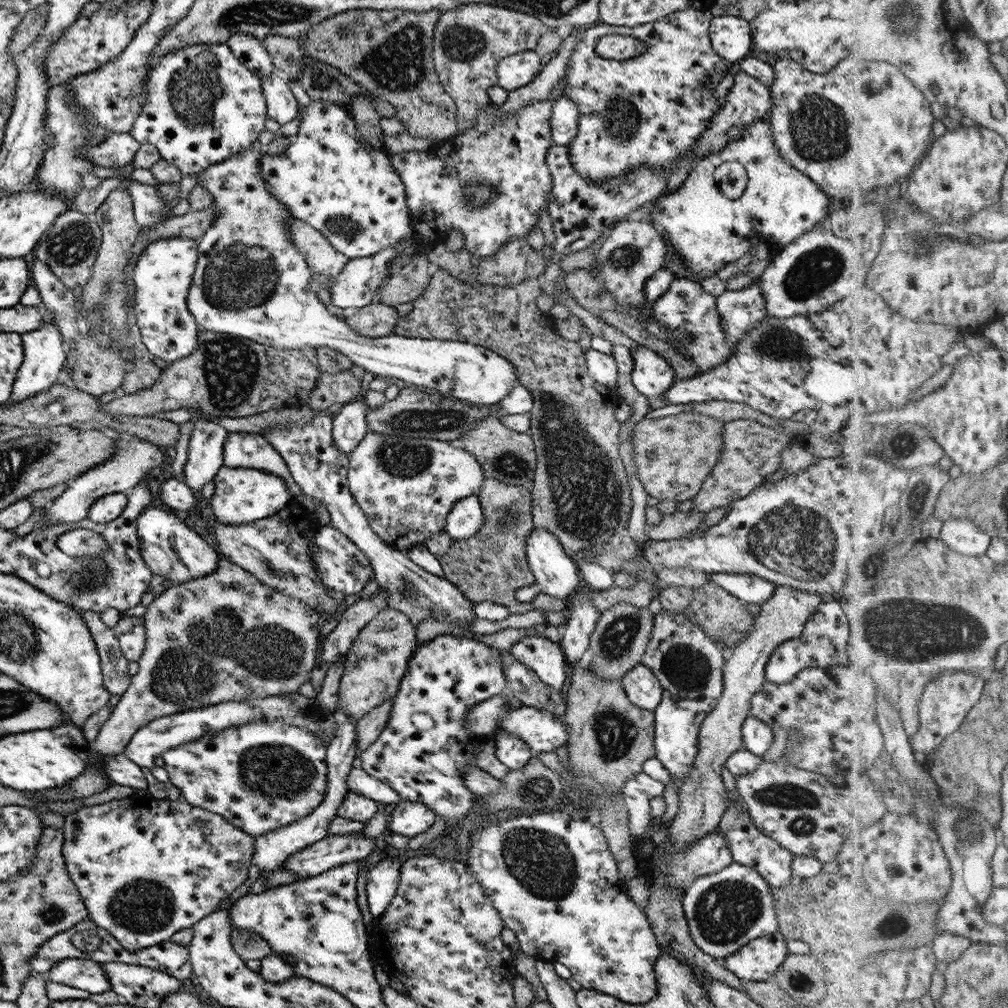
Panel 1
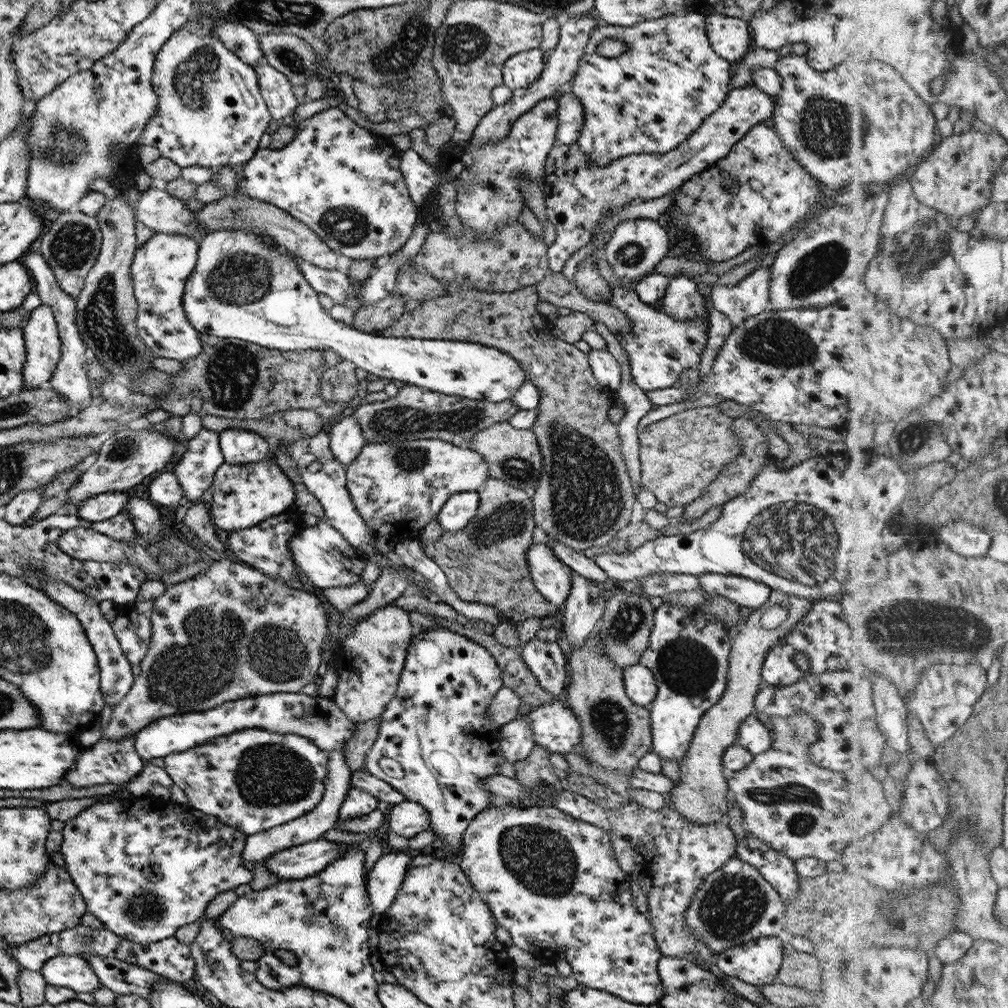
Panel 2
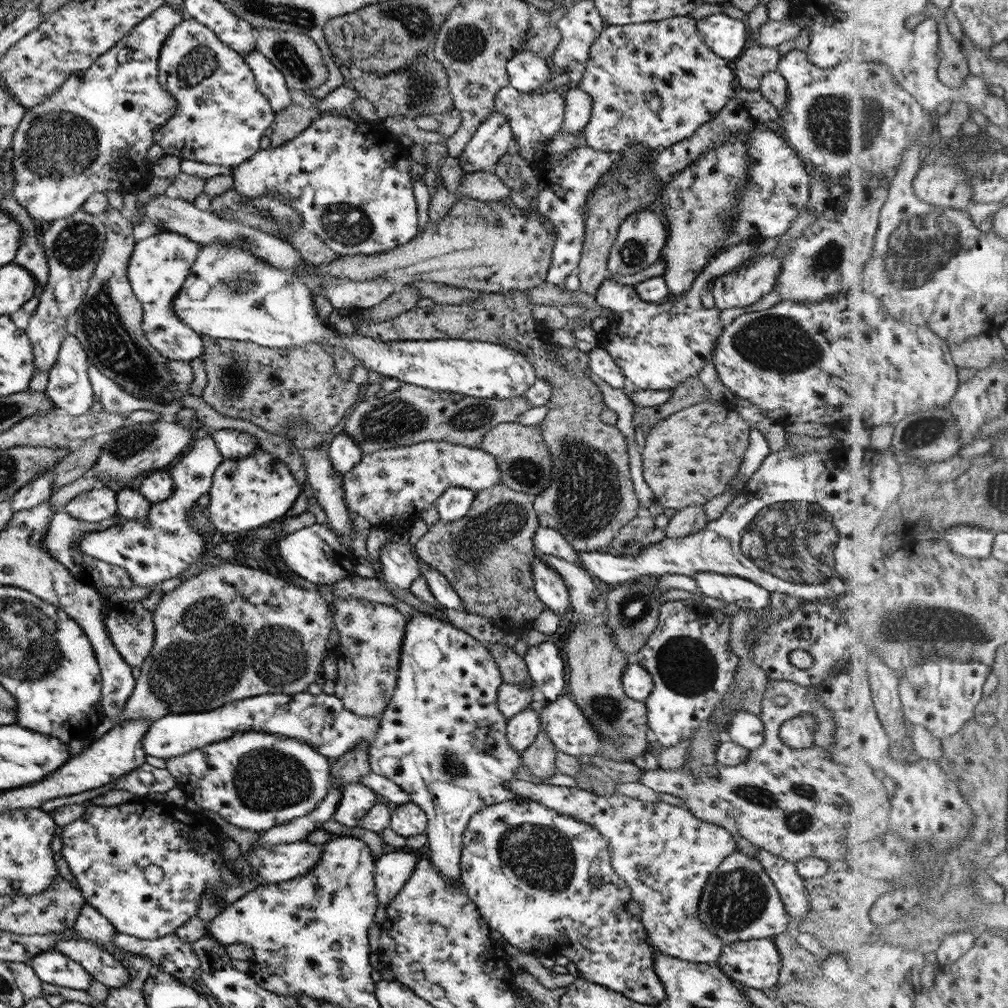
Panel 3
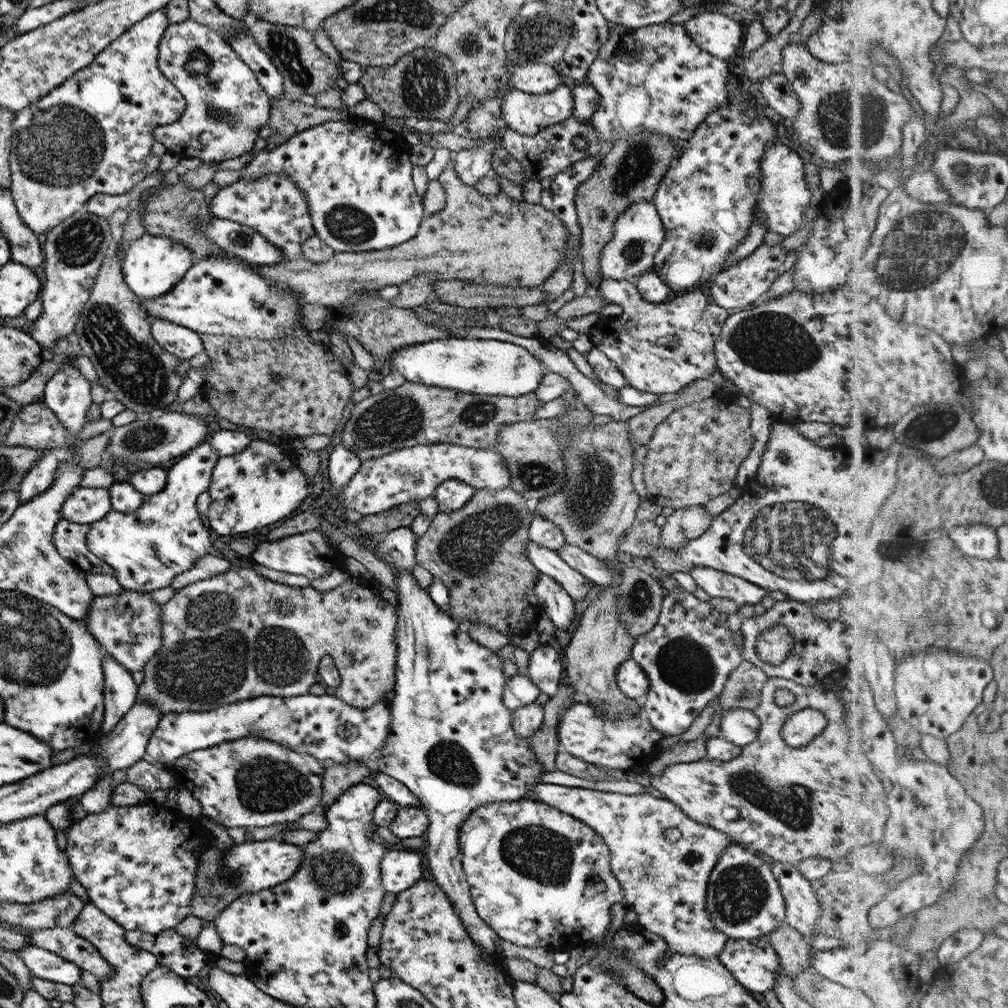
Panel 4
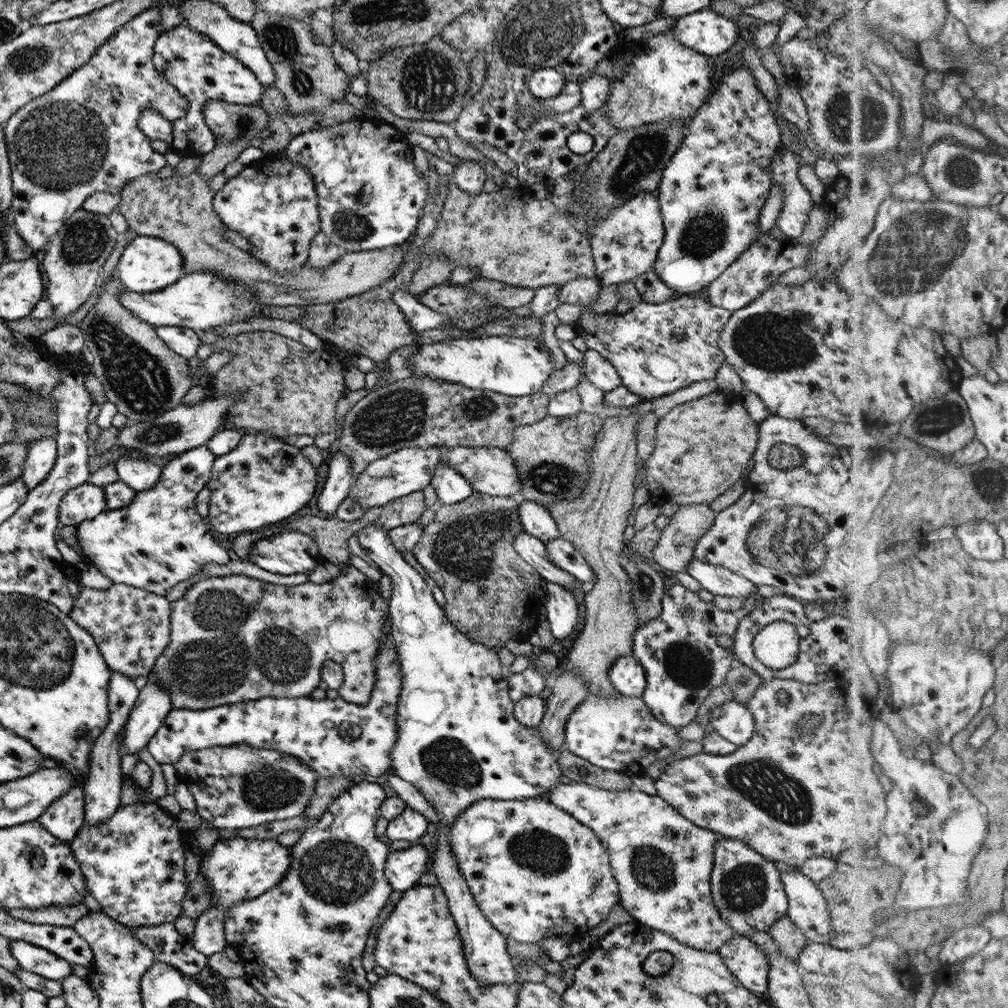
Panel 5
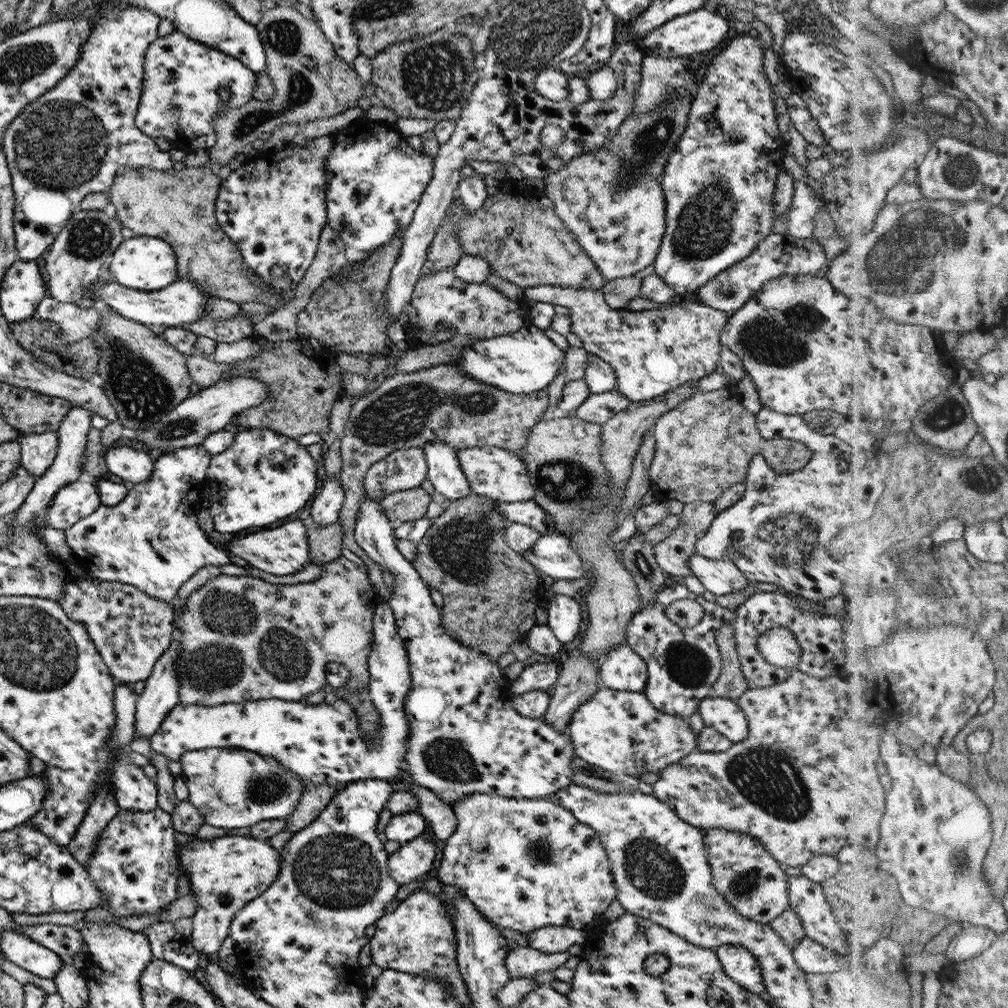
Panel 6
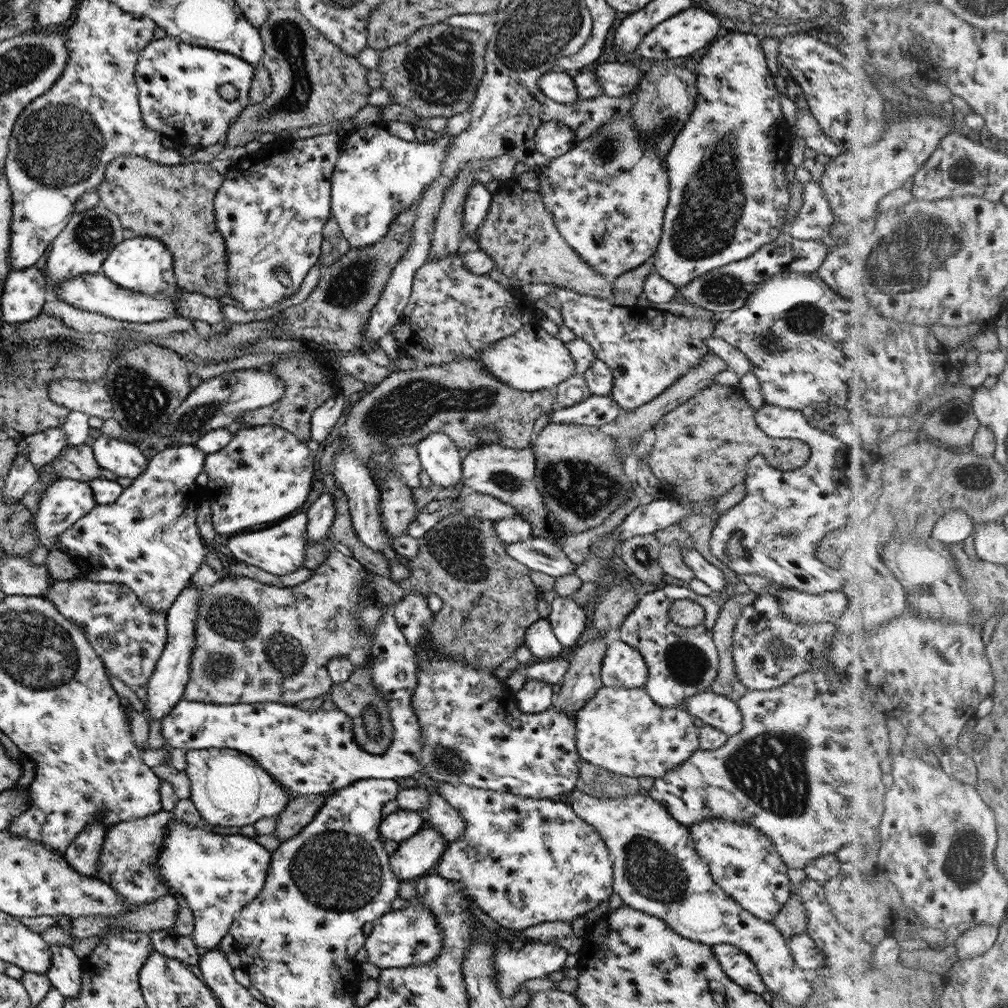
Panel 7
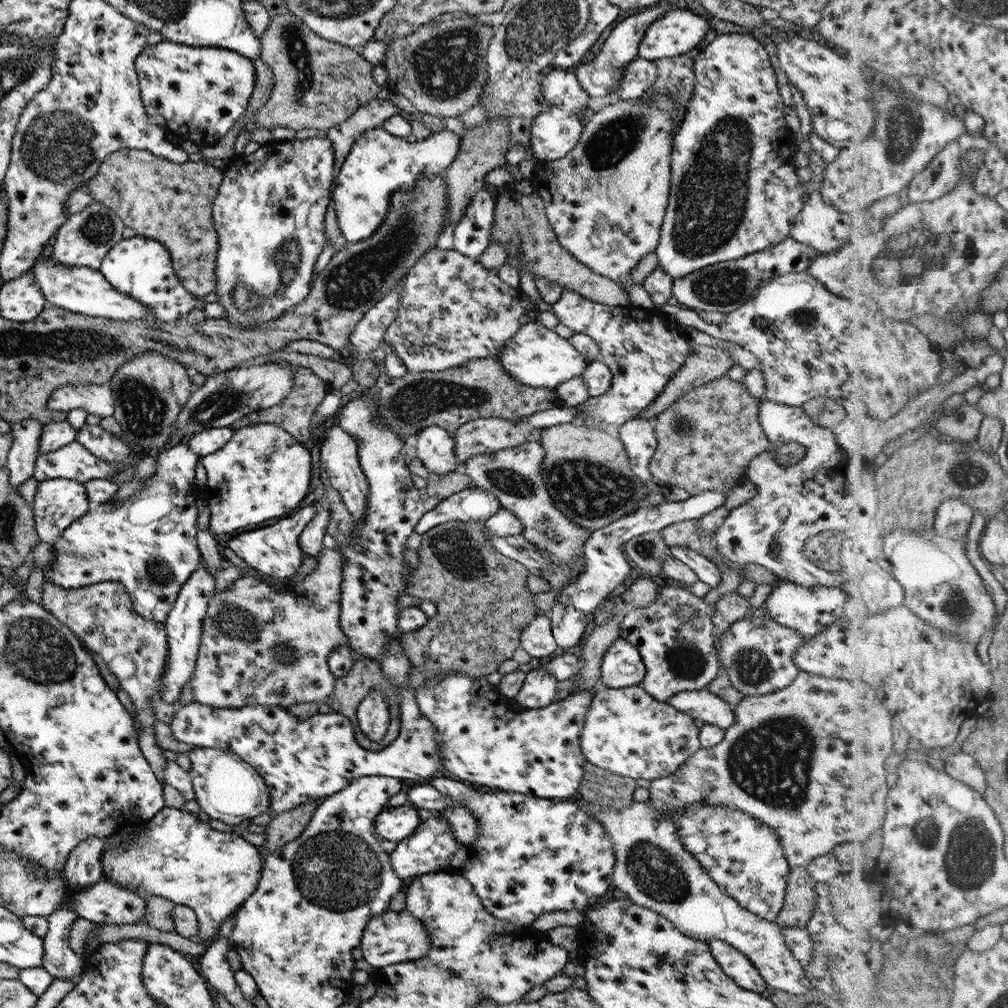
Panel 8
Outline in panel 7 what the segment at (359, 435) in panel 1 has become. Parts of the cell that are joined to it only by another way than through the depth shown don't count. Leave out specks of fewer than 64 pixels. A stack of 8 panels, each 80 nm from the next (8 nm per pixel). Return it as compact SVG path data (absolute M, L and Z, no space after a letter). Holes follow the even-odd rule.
M330 492L322 493L309 506L306 520L306 543L312 540L321 540L330 530L330 524L335 518L335 506Z

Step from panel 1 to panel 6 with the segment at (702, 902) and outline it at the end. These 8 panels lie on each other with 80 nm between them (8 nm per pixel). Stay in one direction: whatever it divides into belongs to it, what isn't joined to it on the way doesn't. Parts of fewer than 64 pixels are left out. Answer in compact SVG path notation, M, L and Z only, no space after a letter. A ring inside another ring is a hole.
M722 828L700 829L709 861L711 884L737 912L755 924L769 924L788 909L787 877L757 839Z

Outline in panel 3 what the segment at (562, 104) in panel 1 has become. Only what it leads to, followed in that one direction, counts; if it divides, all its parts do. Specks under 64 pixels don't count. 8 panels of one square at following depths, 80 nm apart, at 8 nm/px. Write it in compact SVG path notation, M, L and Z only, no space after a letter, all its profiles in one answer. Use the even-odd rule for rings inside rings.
M579 87L564 92L564 113L562 128L565 132L575 134L584 130L590 117L591 97Z

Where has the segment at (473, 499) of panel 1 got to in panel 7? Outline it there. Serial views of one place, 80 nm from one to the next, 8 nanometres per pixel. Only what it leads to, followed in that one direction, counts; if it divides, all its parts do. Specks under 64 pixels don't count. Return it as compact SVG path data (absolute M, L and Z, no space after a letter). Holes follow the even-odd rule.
M429 434L418 442L415 453L431 483L446 489L461 485L462 451L445 434Z

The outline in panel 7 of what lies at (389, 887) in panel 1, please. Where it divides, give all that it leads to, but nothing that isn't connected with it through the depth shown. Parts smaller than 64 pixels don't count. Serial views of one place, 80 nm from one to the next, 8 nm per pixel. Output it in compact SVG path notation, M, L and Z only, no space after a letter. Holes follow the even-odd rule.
M420 828L407 840L399 843L388 857L390 872L400 882L414 881L433 872L447 847L436 828Z

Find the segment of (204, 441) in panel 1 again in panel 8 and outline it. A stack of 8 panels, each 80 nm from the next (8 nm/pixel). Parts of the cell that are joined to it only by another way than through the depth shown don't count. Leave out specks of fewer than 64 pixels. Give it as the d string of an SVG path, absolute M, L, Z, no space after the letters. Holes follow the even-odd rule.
M184 443L168 446L154 455L155 473L144 479L142 488L127 501L119 501L115 505L92 506L85 515L73 520L59 533L52 544L52 564L44 573L44 580L47 578L47 581L63 589L87 587L98 582L120 582L128 594L133 610L141 618L163 623L175 602L179 588L201 563L201 555L195 543L195 501L201 496L201 492L194 477L195 464L200 456L189 451Z

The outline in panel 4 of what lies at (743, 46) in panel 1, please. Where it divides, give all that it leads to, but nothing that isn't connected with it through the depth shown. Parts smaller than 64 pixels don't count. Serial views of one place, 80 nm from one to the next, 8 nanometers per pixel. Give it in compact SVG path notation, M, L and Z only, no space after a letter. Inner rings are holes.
M702 11L685 20L683 29L689 39L711 56L726 59L741 44L743 22L737 23L721 13Z

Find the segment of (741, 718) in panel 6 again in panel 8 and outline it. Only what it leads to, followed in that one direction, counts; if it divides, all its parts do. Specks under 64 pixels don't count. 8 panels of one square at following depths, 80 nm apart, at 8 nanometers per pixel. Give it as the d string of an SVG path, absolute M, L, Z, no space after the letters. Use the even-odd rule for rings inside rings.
M707 690L681 691L667 698L666 703L692 719L697 718L704 724L723 730L729 728L734 721L731 703L723 701Z

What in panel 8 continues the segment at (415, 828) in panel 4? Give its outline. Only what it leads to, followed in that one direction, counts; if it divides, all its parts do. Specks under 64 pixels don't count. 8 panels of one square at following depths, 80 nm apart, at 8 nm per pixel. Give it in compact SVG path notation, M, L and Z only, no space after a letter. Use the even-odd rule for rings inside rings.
M410 804L379 809L373 821L374 834L380 840L399 843L419 824L419 816Z

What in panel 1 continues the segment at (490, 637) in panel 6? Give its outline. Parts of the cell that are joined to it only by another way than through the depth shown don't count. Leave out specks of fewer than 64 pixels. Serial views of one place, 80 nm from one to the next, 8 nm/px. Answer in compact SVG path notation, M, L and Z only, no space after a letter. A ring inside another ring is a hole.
M484 479L480 488L477 498L483 511L483 524L476 530L477 534L473 538L452 539L446 554L436 557L444 579L454 583L469 602L476 603L481 600L503 604L510 614L523 614L531 610L563 610L565 600L547 596L542 592L535 594L529 602L515 599L515 590L534 583L534 576L525 556L527 535L534 529L529 493L522 487L494 482L492 479ZM471 540L483 554L471 554ZM481 544L487 544L487 548L483 548ZM489 546L492 546L491 550Z

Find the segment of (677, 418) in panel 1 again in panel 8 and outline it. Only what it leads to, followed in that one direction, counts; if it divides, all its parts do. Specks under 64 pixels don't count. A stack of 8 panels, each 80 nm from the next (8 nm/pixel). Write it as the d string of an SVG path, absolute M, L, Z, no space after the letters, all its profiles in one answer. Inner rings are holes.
M727 376L689 389L655 417L656 448L648 471L659 484L678 486L693 496L705 491L731 490L745 476L749 461L767 450L774 451L771 456L783 467L801 460L805 454L803 445L787 440L773 444L763 437L757 420L759 404L742 383Z

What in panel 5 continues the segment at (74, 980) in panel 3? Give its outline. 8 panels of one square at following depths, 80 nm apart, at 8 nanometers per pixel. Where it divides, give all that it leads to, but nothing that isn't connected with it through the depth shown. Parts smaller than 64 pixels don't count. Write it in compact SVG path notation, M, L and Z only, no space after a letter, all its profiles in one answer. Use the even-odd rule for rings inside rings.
M10 939L8 949L18 962L18 968L32 972L43 979L61 982L63 978L72 974L71 963L34 944Z

